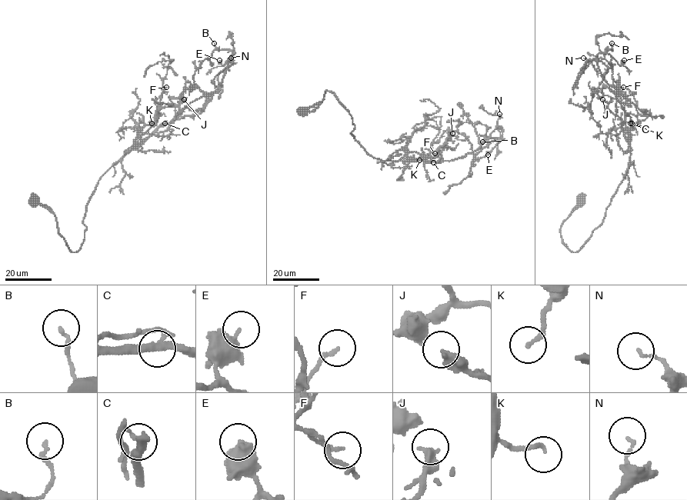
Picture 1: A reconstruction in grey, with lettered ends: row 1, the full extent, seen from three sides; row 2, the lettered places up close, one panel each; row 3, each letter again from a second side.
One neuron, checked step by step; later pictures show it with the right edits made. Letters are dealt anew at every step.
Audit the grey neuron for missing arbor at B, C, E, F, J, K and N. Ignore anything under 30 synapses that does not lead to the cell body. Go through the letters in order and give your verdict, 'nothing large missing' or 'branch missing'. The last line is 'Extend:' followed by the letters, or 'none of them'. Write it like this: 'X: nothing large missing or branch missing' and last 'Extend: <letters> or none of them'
B: nothing large missing
C: nothing large missing
E: nothing large missing
F: nothing large missing
J: nothing large missing
K: nothing large missing
N: nothing large missing
Extend: none of them

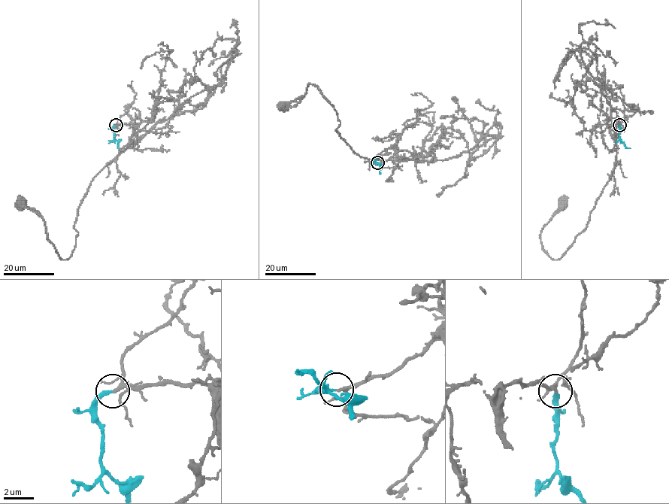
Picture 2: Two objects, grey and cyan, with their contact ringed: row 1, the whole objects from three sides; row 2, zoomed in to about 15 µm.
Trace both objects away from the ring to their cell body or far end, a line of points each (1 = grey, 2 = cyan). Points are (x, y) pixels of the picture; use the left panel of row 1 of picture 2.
1: (116, 125), (131, 123), (139, 140), (94, 177), (67, 259), (47, 238), (43, 220), (21, 201)
2: (116, 125), (113, 127), (113, 138), (119, 147)

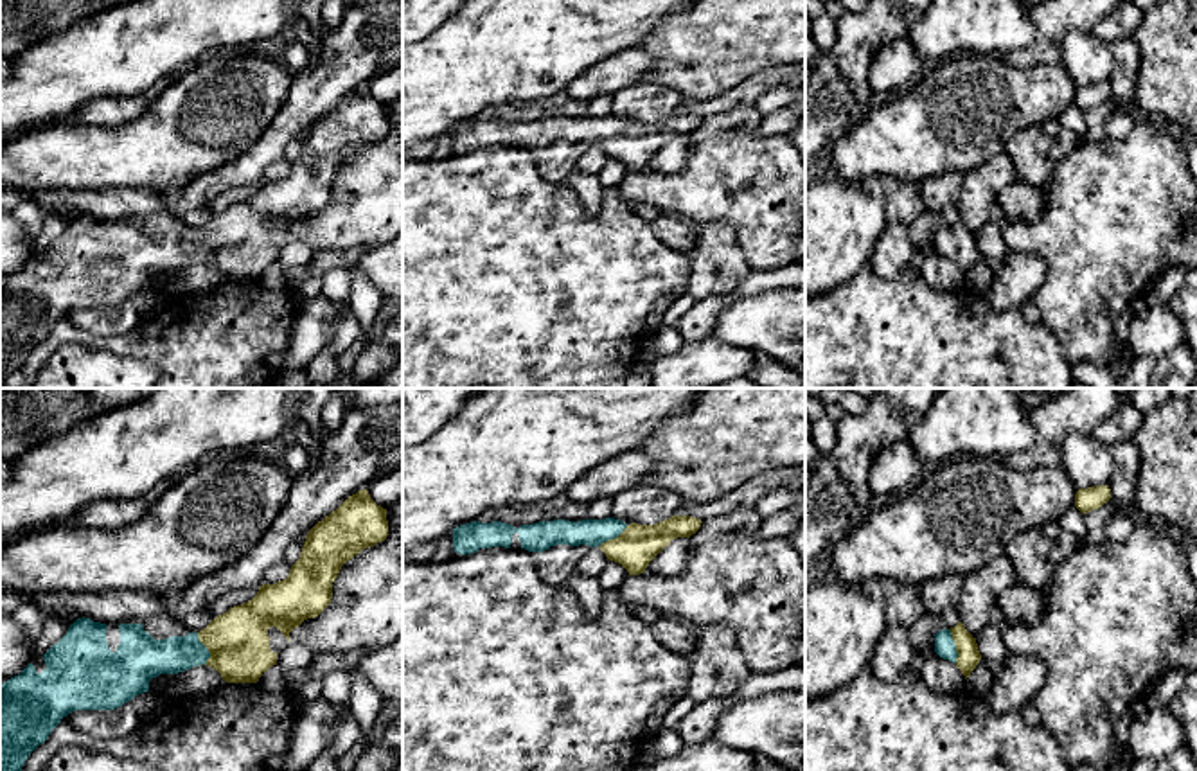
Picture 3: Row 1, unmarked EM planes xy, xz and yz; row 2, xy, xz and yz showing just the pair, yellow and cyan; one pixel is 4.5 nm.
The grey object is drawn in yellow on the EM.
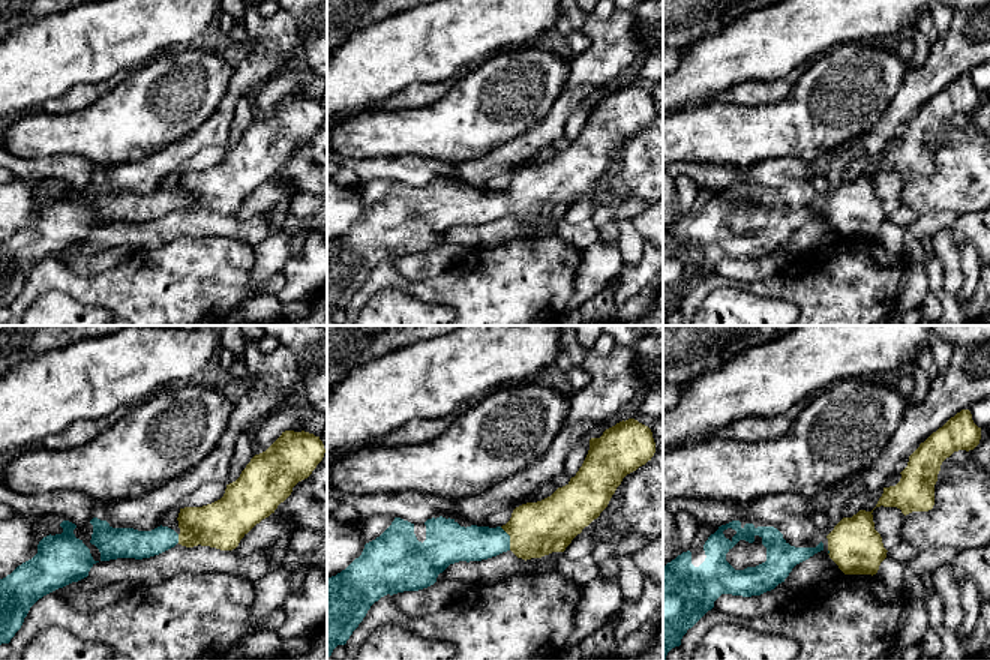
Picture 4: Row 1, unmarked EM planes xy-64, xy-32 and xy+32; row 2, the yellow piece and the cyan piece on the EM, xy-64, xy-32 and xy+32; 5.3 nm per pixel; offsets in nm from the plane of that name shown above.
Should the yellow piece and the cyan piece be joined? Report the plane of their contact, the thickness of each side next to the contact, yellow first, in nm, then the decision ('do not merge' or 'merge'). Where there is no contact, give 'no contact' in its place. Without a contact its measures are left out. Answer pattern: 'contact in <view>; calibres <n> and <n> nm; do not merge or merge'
contact in yz; calibres 100 and 100 nm; merge

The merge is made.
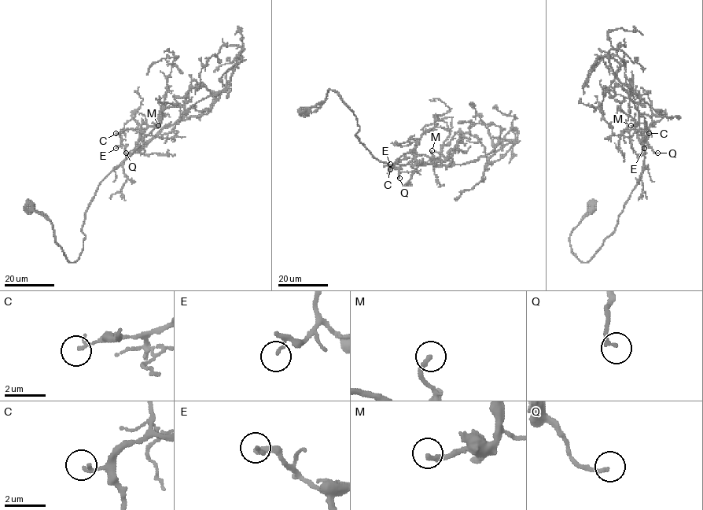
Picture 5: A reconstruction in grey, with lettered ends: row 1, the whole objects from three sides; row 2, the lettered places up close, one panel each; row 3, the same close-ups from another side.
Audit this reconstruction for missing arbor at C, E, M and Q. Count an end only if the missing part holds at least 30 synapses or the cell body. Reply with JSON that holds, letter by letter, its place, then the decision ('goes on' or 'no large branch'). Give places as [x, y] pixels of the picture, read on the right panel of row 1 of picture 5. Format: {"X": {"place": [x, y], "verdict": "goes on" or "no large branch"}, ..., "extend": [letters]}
{"C": {"place": [649, 133], "verdict": "no large branch"}, "E": {"place": [644, 148], "verdict": "no large branch"}, "M": {"place": [631, 125], "verdict": "goes on"}, "Q": {"place": [657, 153], "verdict": "no large branch"}, "extend": ["M"]}

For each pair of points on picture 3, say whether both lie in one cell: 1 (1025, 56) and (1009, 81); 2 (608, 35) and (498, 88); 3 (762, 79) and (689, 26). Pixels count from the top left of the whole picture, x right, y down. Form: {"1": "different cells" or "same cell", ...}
{"1": "different cells", "2": "same cell", "3": "different cells"}

